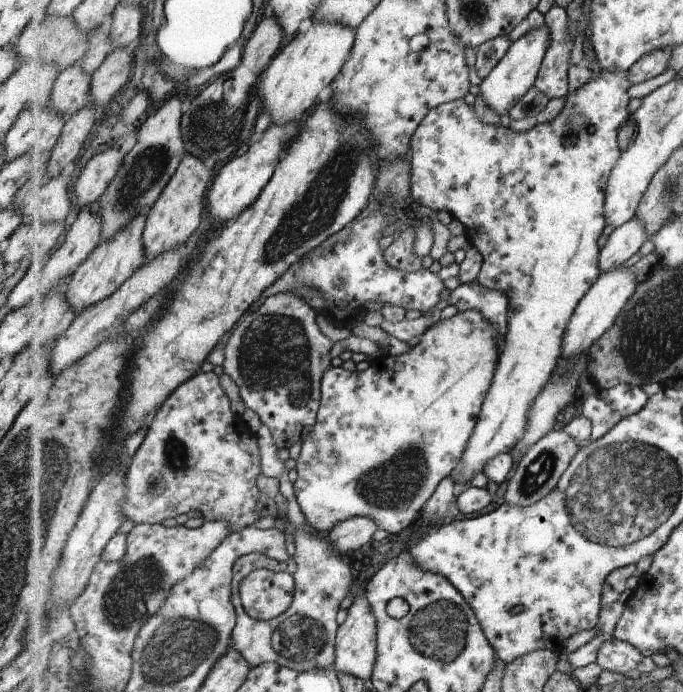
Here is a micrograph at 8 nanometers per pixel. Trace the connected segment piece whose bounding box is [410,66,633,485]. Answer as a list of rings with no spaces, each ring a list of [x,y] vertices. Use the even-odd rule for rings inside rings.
[[[597,66],[596,68],[598,68],[600,73],[593,73],[591,80],[581,85],[576,91],[569,93],[565,98],[566,101],[561,112],[552,121],[541,124],[537,123],[533,128],[525,132],[515,132],[515,130],[511,130],[508,127],[505,128],[501,124],[487,124],[487,122],[483,122],[481,118],[475,116],[473,107],[469,106],[465,100],[459,99],[431,110],[430,114],[423,120],[415,132],[410,145],[412,161],[410,193],[412,194],[412,205],[422,205],[433,212],[447,211],[453,218],[466,226],[467,236],[471,238],[471,247],[475,246],[484,257],[484,264],[477,281],[482,286],[485,286],[485,288],[505,292],[511,300],[508,333],[506,334],[505,342],[503,342],[498,369],[494,374],[494,381],[487,393],[486,400],[482,404],[478,425],[475,427],[474,433],[471,435],[467,448],[463,453],[459,468],[451,474],[456,484],[459,485],[469,483],[475,474],[484,472],[487,464],[497,457],[498,454],[515,450],[518,442],[525,437],[527,427],[529,426],[530,410],[533,408],[539,393],[542,392],[559,368],[559,362],[562,360],[563,341],[571,319],[574,317],[575,311],[578,309],[583,297],[586,296],[589,289],[598,281],[598,278],[602,274],[600,270],[600,250],[597,244],[599,244],[599,238],[601,238],[601,234],[603,234],[603,230],[605,230],[605,226],[608,224],[606,217],[606,186],[610,181],[610,176],[615,165],[618,164],[618,160],[623,154],[619,150],[619,144],[617,144],[617,132],[619,132],[619,128],[625,122],[632,118],[633,113],[631,112],[631,108],[629,108],[631,98],[629,98],[627,90],[633,86],[633,83],[627,71],[621,69],[612,71]],[[574,113],[585,115],[587,124],[585,128],[580,129],[578,132],[567,132],[569,116]]]

